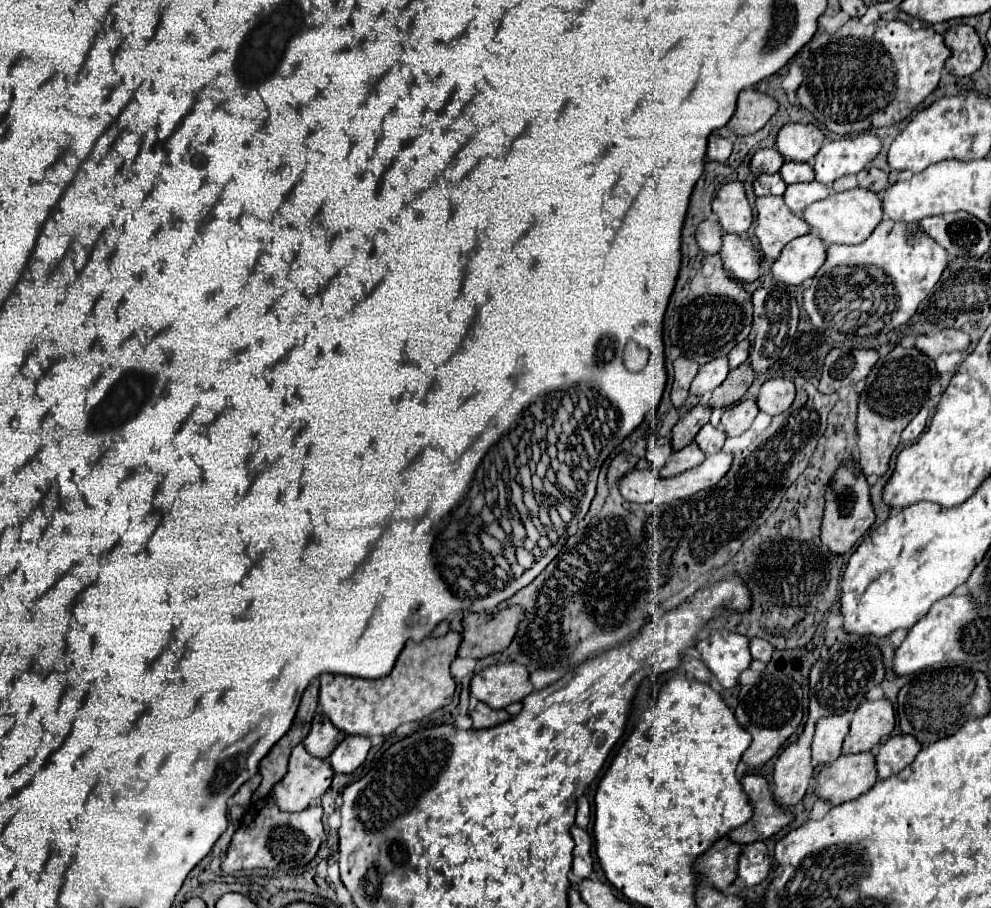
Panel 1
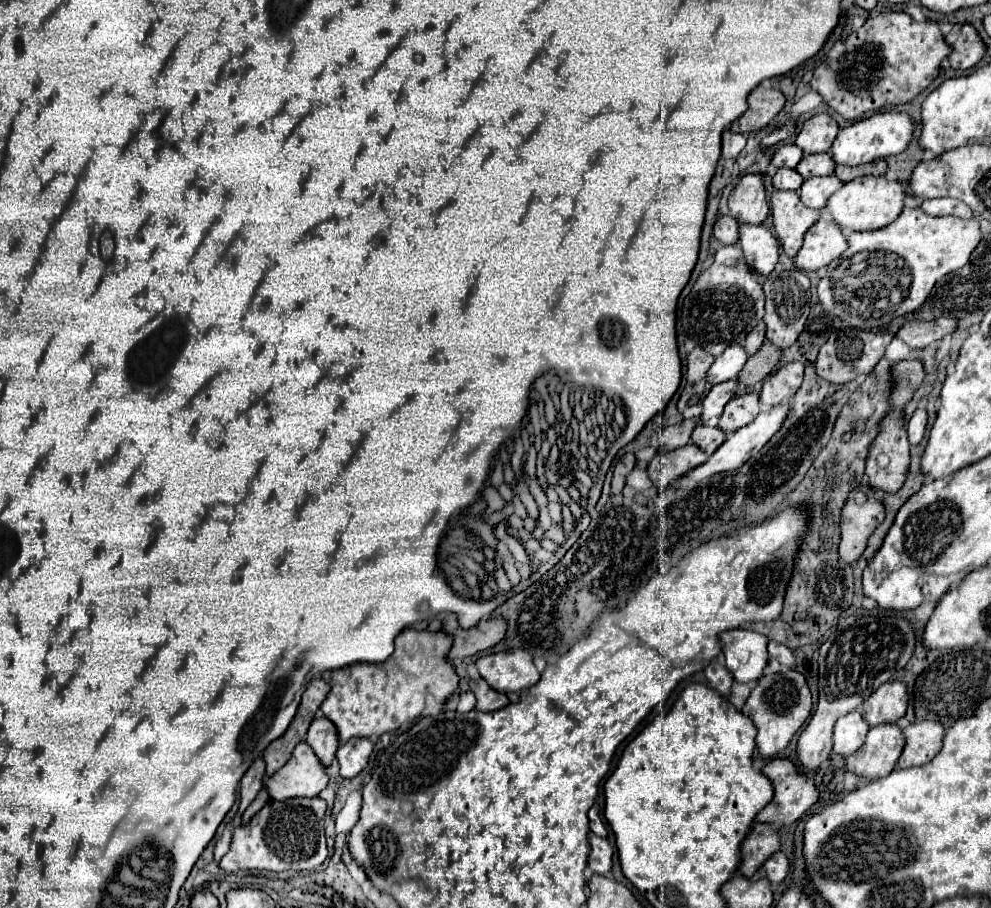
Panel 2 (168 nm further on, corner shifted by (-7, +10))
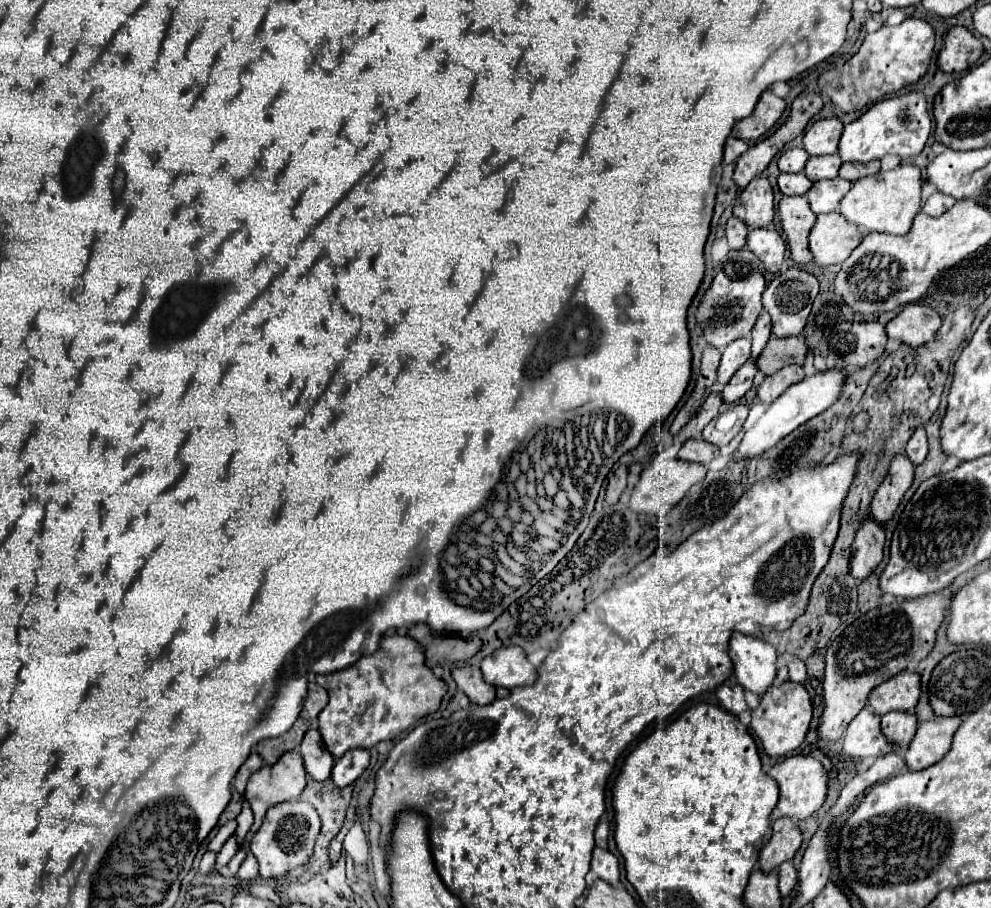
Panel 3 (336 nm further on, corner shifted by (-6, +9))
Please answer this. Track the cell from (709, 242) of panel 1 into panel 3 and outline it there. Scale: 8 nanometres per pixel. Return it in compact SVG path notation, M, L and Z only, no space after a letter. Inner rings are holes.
M732 216L726 222L726 238L728 238L728 246L732 250L718 264L716 276L714 276L710 288L706 290L702 302L696 310L696 322L702 326L706 342L710 346L718 348L718 350L728 346L732 340L748 336L756 318L758 318L758 314L760 314L760 310L762 310L760 296L766 288L766 282L764 282L762 272L760 272L758 258L750 250L744 250L746 234L748 234L748 228L740 218Z

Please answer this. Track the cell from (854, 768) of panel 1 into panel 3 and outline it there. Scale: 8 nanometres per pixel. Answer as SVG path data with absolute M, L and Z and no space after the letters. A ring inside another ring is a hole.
M888 712L882 716L882 734L890 740L896 752L908 748L916 734L916 716L912 712Z

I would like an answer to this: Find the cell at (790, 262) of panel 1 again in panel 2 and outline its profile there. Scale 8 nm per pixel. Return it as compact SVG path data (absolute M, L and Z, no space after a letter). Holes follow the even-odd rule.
M821 217L815 227L807 231L805 243L795 257L795 263L801 271L817 271L819 267L825 267L837 259L845 249L847 239L843 235L843 229L835 221Z

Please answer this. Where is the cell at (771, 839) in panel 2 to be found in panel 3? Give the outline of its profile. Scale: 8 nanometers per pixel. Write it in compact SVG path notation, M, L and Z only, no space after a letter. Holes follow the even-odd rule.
M780 818L772 824L772 838L758 854L758 866L762 872L772 872L784 860L792 860L800 848L802 834L792 818Z

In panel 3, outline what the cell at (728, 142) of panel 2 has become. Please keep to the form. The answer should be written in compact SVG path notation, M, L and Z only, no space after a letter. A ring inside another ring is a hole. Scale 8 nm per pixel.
M728 136L726 146L724 146L724 162L726 164L734 162L742 152L746 152L746 142L744 140L738 140L734 136Z

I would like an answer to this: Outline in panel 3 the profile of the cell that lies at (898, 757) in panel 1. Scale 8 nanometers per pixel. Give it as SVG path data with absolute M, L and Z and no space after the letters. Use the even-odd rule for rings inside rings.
M958 716L918 724L916 736L904 754L908 770L924 770L942 760L942 756L950 750L952 736L958 730L958 726Z

